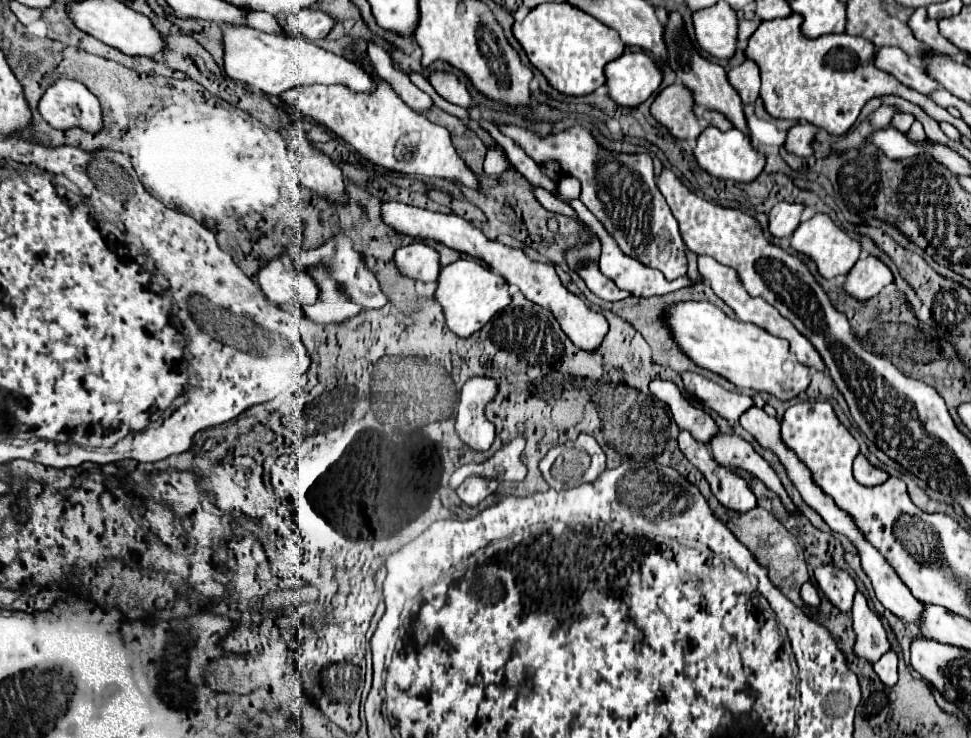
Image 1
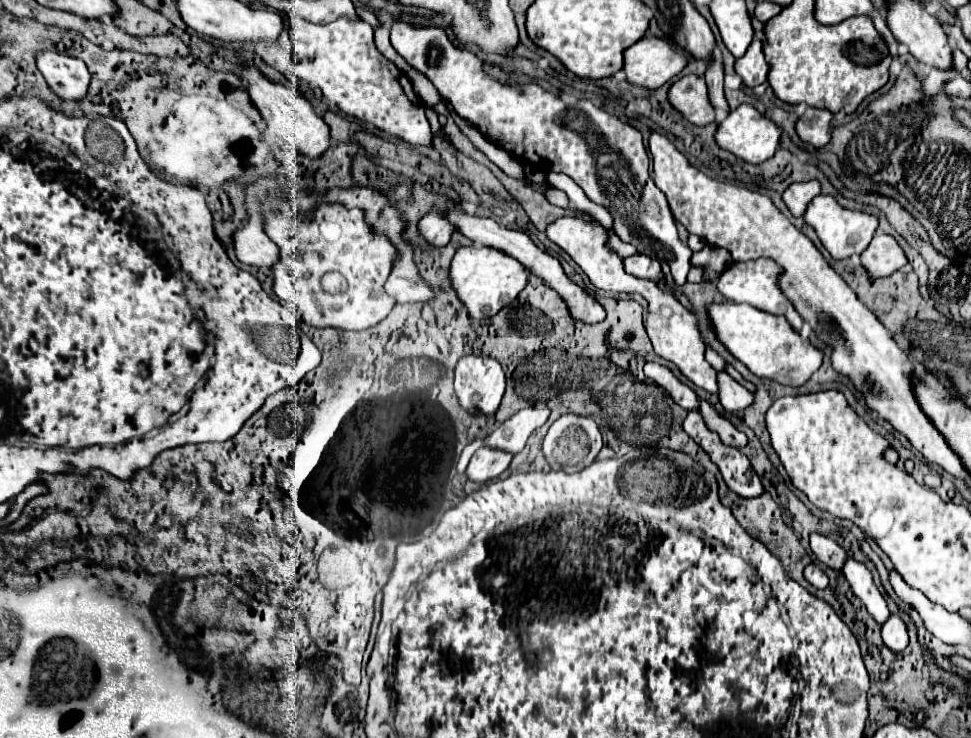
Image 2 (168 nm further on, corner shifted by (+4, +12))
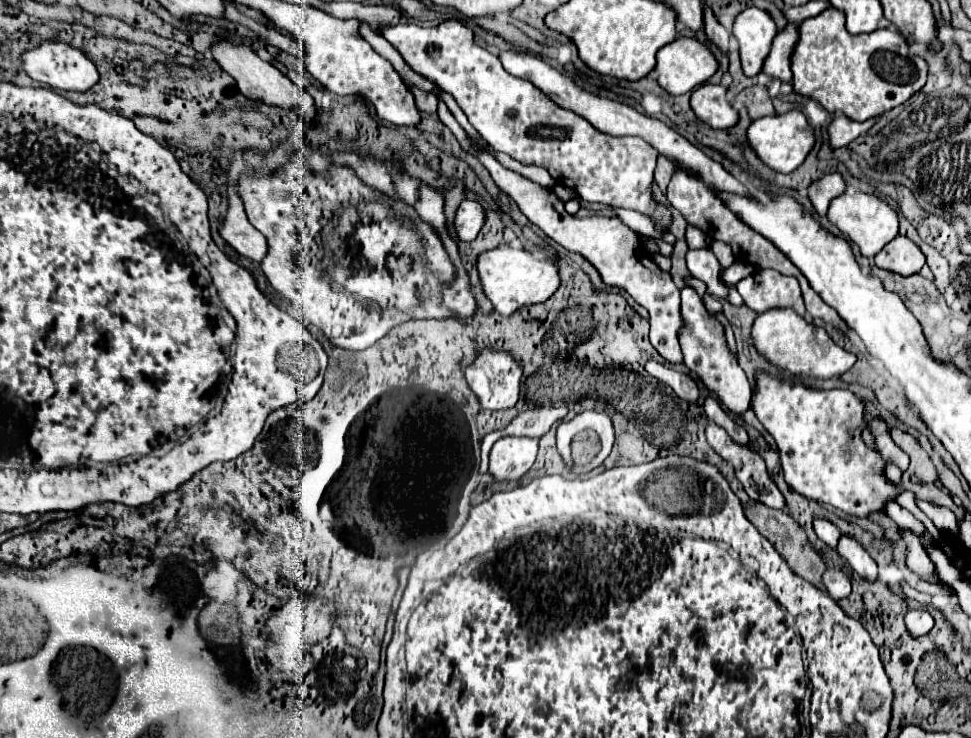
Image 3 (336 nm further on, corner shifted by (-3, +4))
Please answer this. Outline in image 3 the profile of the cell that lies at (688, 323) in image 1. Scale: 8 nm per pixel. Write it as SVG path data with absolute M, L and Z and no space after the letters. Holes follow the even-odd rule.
M774 308L762 312L752 326L752 338L758 352L764 354L770 364L788 370L794 376L800 374L810 378L832 378L844 374L856 362L856 356L834 344L824 328L816 328L814 324L806 322L792 308Z

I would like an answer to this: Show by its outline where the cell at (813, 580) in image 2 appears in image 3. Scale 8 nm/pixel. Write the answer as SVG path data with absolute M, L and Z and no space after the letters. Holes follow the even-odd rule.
M830 568L824 574L824 584L828 588L828 594L834 600L842 600L848 598L852 592L852 584L850 584L850 576L838 568Z

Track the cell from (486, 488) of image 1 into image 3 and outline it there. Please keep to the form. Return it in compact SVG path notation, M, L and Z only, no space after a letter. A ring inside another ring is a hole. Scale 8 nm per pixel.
M504 436L490 452L490 474L498 480L518 480L530 470L538 454L538 438Z

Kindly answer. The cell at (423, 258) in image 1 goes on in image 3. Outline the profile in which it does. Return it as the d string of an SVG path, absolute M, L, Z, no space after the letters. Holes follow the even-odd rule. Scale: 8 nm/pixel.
M464 200L456 212L456 236L472 242L486 222L486 210L480 202Z

